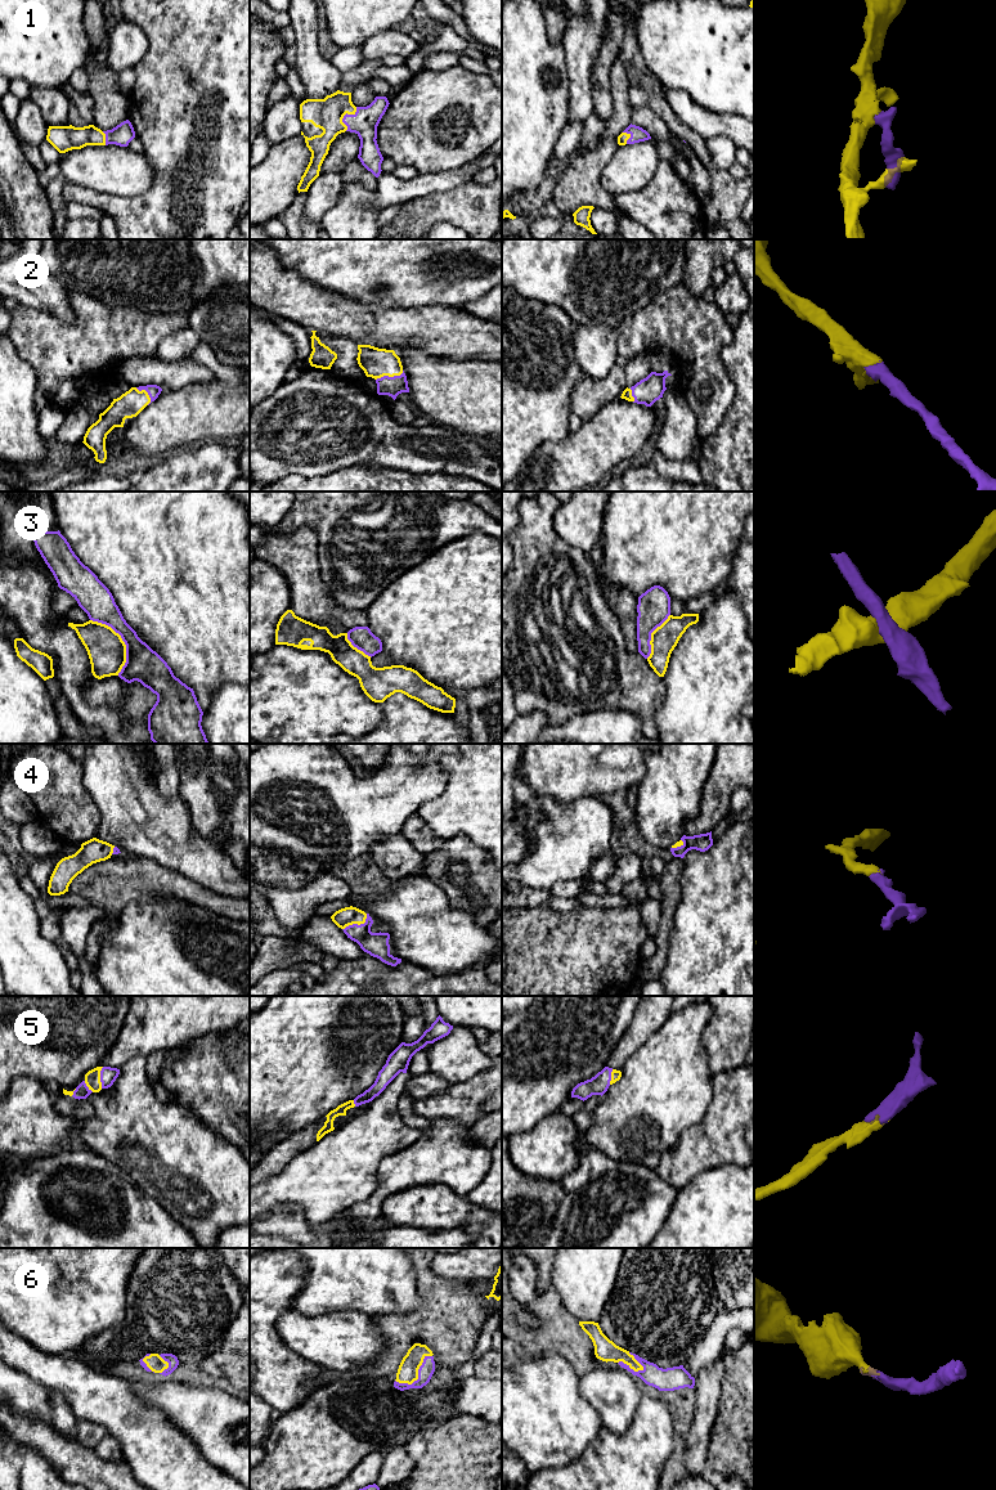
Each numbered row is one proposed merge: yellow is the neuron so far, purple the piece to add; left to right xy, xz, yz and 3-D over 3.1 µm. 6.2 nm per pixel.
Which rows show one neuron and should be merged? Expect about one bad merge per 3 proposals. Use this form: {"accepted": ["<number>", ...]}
{"accepted": ["1", "2", "4", "5", "6"]}

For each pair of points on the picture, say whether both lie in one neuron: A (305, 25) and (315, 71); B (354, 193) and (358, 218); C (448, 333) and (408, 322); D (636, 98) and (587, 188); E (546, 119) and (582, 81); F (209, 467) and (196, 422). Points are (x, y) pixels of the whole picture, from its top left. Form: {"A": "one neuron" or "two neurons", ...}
{"A": "one neuron", "B": "one neuron", "C": "one neuron", "D": "two neurons", "E": "two neurons", "F": "two neurons"}

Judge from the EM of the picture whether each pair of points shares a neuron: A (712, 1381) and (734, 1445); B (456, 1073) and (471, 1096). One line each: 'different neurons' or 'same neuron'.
A: different neurons
B: different neurons

